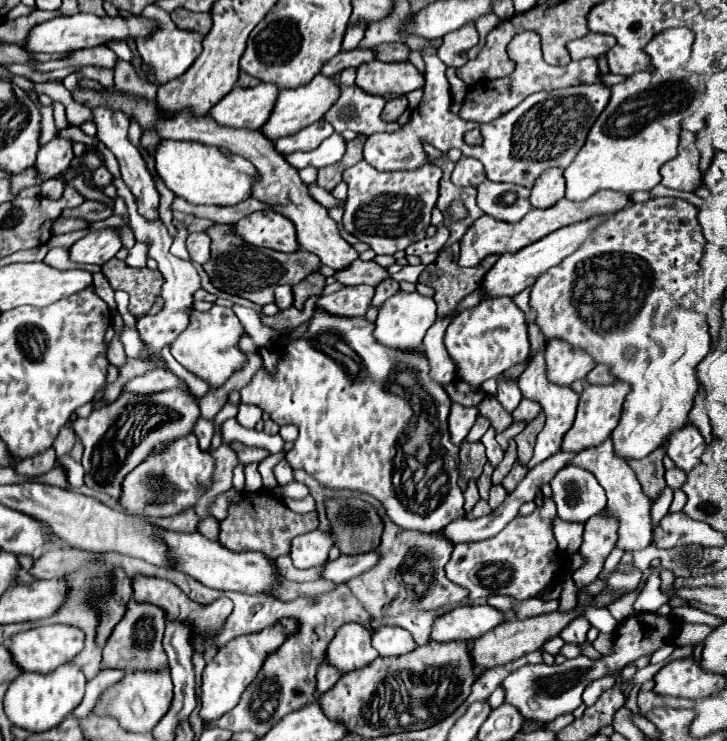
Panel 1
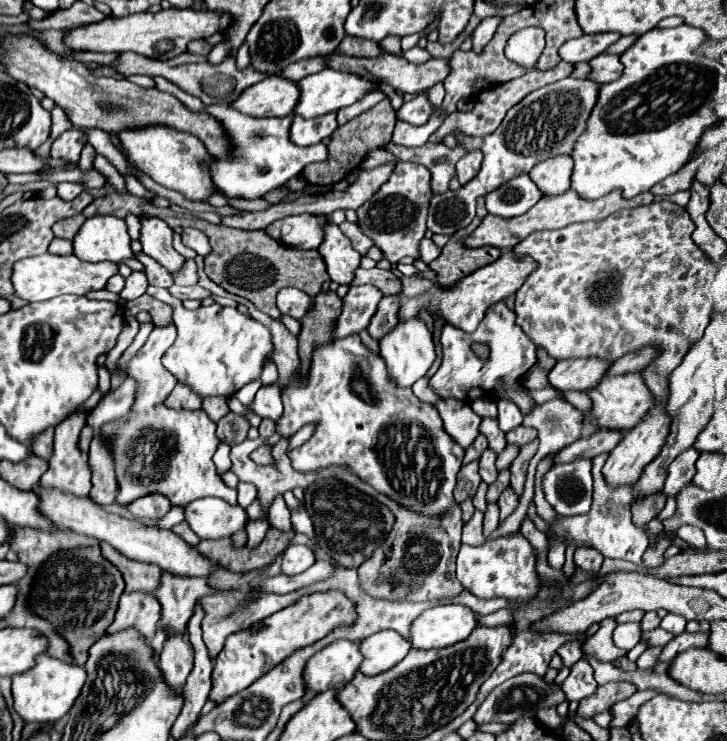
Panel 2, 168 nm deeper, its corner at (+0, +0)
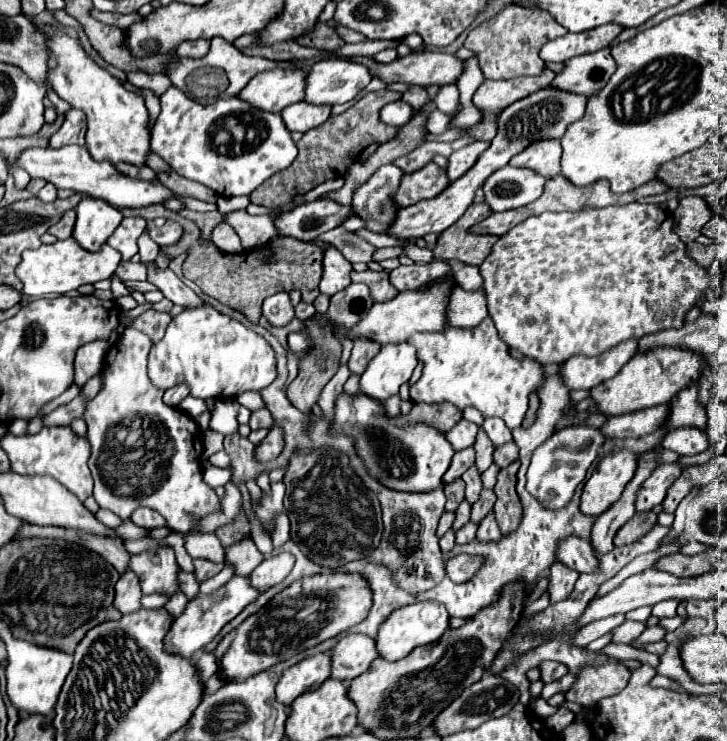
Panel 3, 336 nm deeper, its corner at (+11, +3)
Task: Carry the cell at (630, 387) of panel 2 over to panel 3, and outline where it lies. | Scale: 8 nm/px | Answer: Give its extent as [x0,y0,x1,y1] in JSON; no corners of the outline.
[590,348,706,416]

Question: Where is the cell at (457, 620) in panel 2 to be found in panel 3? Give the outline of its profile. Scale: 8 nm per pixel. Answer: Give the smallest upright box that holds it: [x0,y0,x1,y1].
[376,602,450,660]

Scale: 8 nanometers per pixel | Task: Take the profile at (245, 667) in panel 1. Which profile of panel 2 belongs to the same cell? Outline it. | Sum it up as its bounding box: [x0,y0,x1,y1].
[209,591,355,703]

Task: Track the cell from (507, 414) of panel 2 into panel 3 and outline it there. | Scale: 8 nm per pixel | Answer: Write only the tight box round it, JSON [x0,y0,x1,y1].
[482,418,512,446]

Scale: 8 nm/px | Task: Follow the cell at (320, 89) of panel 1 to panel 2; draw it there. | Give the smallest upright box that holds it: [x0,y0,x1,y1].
[295,67,387,119]

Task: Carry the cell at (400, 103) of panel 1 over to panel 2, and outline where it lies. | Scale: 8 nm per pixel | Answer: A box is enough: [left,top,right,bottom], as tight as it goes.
[301,97,395,185]

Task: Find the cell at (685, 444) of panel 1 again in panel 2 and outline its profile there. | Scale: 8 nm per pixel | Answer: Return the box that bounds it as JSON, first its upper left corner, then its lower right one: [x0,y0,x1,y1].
[663,447,699,497]

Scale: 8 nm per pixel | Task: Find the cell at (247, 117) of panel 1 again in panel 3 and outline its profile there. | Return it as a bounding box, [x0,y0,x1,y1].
[238,68,306,112]

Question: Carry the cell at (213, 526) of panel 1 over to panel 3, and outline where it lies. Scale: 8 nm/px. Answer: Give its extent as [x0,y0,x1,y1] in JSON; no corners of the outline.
[115,519,147,554]

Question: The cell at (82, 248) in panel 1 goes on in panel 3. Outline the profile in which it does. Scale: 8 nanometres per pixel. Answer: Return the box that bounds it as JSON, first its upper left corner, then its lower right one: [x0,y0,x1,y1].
[72,198,122,252]

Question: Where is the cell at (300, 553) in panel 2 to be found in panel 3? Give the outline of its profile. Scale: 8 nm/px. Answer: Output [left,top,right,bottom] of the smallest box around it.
[250,552,294,590]

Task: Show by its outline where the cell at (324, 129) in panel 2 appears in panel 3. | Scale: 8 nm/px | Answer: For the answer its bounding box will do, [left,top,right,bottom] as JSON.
[282,102,328,132]

